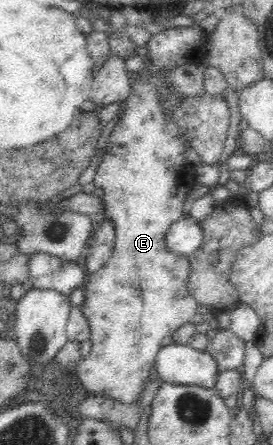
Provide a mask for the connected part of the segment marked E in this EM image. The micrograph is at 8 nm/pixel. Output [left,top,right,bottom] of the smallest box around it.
[75,22,207,405]

